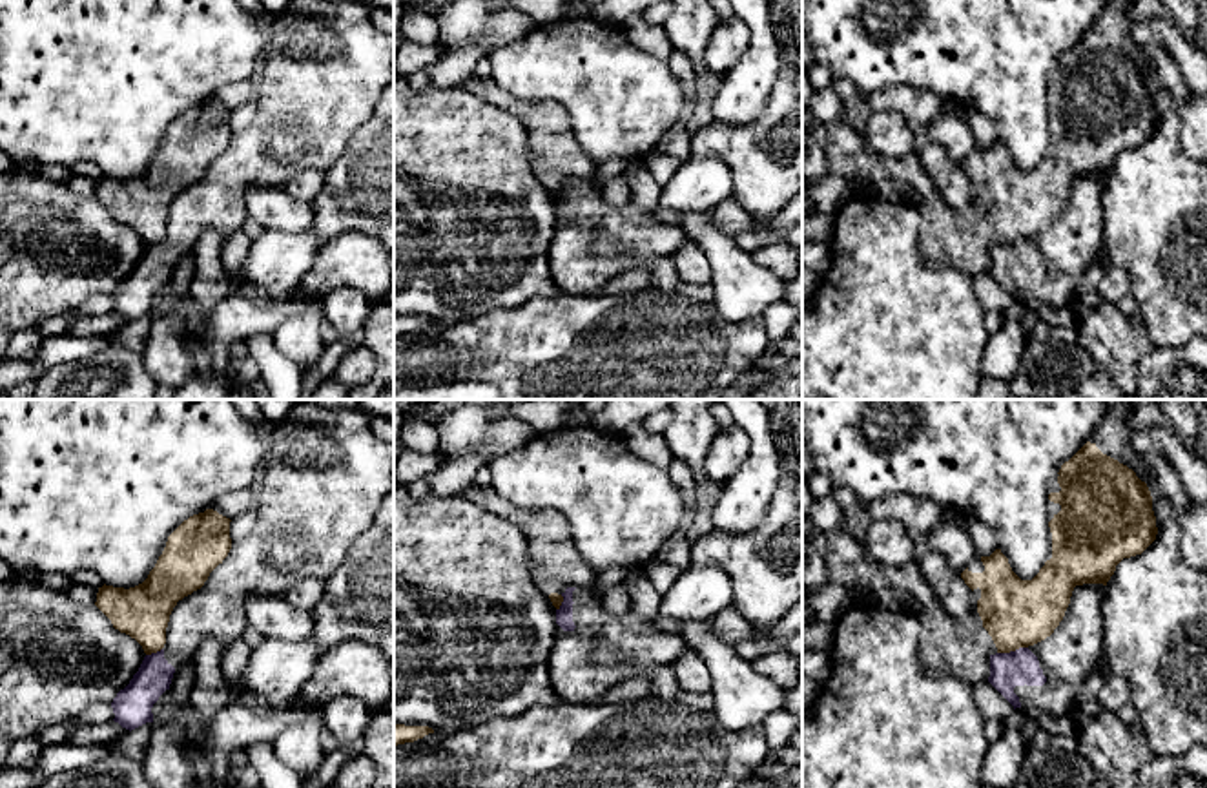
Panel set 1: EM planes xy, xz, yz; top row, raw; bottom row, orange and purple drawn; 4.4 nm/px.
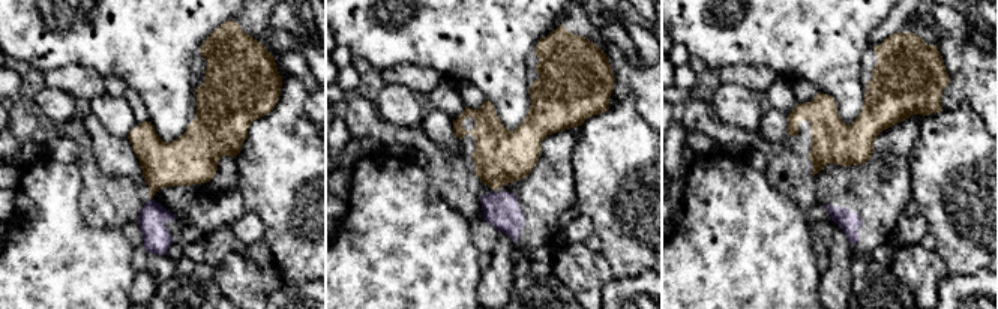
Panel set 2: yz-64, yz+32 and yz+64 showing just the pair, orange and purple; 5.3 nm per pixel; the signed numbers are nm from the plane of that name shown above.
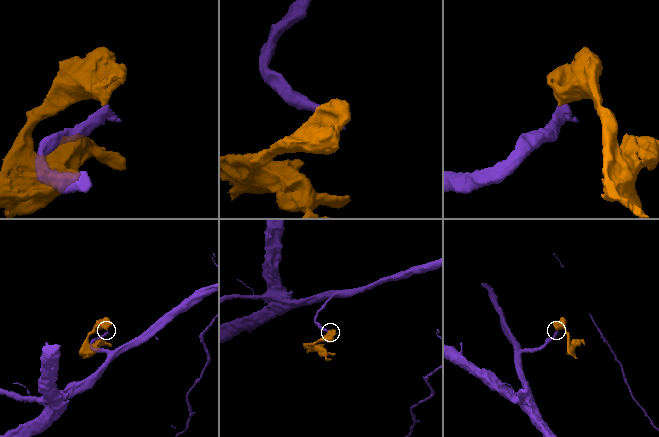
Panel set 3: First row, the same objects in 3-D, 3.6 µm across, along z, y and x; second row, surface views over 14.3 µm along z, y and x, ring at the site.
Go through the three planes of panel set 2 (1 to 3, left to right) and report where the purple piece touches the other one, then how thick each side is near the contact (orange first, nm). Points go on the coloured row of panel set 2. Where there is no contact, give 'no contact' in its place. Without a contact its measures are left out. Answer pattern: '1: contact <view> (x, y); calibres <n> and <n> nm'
1: no contact
2: no contact
3: no contact

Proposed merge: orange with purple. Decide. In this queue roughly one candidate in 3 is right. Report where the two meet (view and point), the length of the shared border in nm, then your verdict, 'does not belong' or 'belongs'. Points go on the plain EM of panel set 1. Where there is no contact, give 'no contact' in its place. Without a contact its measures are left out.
contact yz (1012, 241); length 140 nm; does not belong

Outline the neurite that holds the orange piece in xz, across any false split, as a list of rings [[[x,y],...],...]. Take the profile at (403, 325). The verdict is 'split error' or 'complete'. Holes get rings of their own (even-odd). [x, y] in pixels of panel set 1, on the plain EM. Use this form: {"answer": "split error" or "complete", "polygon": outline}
{"answer": "complete", "polygon": [[[394,316],[394,337],[414,334],[418,330],[423,330],[428,325],[434,325],[434,321],[428,317]]]}

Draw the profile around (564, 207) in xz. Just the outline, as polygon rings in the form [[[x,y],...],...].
[[[567,179],[556,201],[549,268],[560,292],[596,296],[607,283],[660,257],[689,237],[629,202],[611,206],[587,179]]]

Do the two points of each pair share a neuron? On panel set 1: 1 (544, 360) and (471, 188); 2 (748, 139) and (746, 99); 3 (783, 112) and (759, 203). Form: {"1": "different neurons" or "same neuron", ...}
{"1": "different neurons", "2": "different neurons", "3": "same neuron"}

